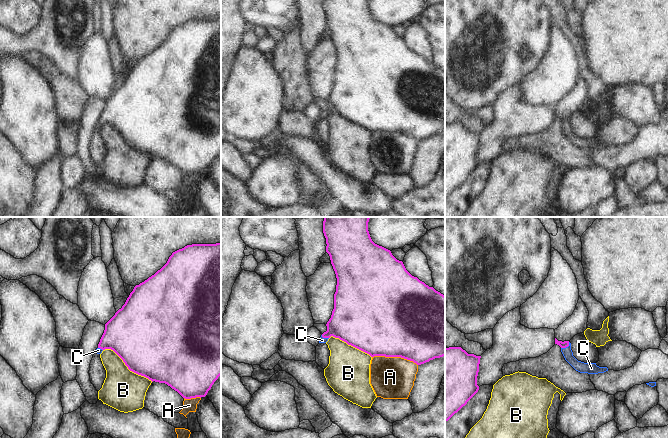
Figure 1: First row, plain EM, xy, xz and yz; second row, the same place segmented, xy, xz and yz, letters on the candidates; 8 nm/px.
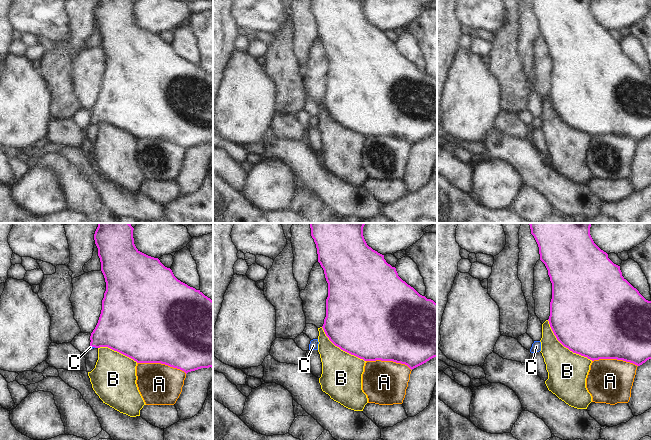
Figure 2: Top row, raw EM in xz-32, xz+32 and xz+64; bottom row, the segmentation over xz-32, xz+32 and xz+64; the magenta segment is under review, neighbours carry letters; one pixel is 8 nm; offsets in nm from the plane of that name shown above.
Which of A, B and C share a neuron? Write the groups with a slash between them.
A / B / C

